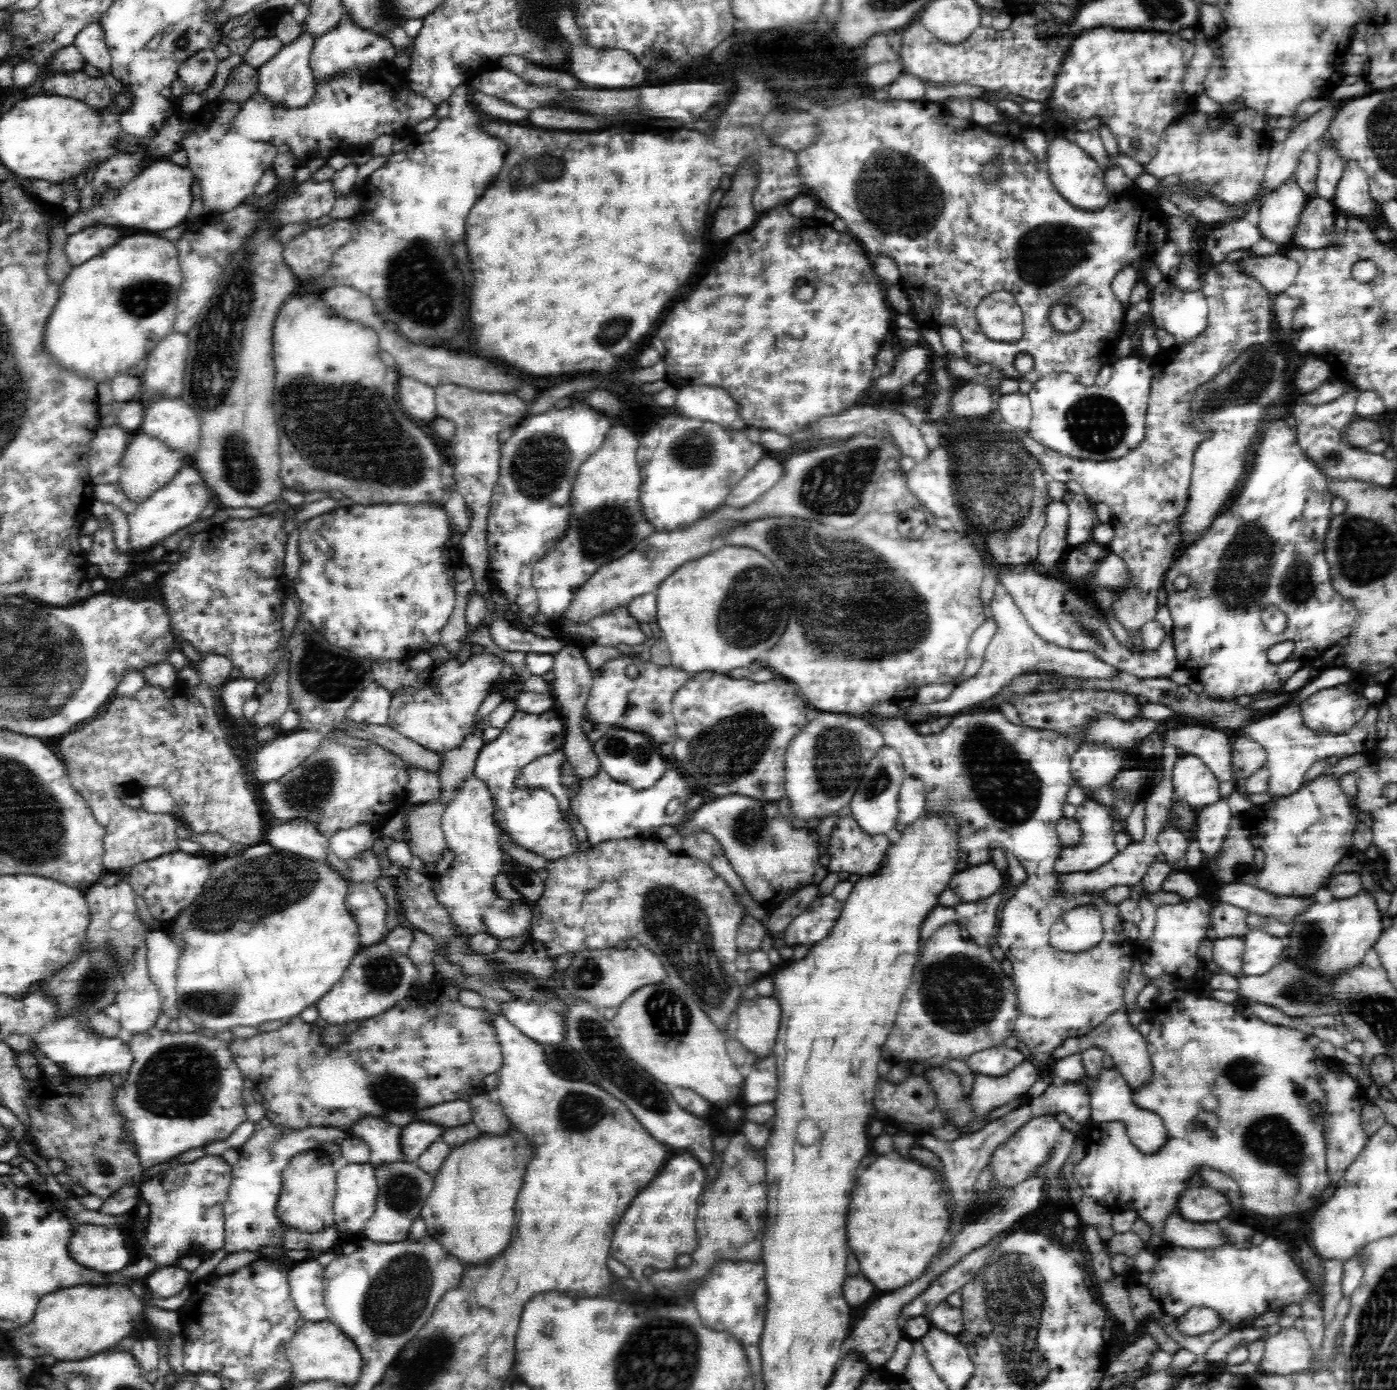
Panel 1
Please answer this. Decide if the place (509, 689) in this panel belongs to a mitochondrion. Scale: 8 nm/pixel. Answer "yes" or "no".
yes

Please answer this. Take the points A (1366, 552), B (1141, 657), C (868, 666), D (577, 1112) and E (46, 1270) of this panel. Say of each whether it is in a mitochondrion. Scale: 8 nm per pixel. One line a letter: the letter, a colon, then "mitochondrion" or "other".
A: mitochondrion
B: other
C: other
D: mitochondrion
E: other

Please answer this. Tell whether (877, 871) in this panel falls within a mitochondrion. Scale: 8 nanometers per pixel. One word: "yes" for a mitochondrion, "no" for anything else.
no

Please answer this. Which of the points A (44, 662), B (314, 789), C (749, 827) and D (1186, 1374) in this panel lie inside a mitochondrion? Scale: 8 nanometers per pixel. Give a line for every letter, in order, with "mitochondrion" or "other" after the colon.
A: mitochondrion
B: mitochondrion
C: mitochondrion
D: other

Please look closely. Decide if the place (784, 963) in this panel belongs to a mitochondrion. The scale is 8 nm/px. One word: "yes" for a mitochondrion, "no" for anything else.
no

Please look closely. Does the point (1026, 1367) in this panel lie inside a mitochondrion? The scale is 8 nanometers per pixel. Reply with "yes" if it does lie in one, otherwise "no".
yes

